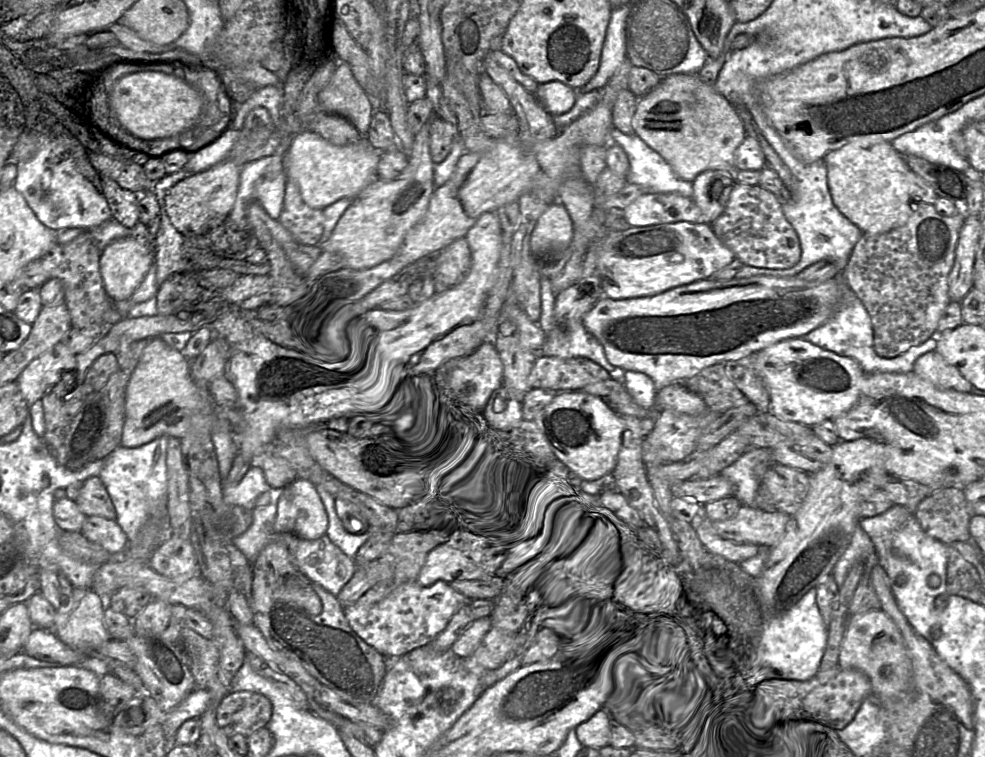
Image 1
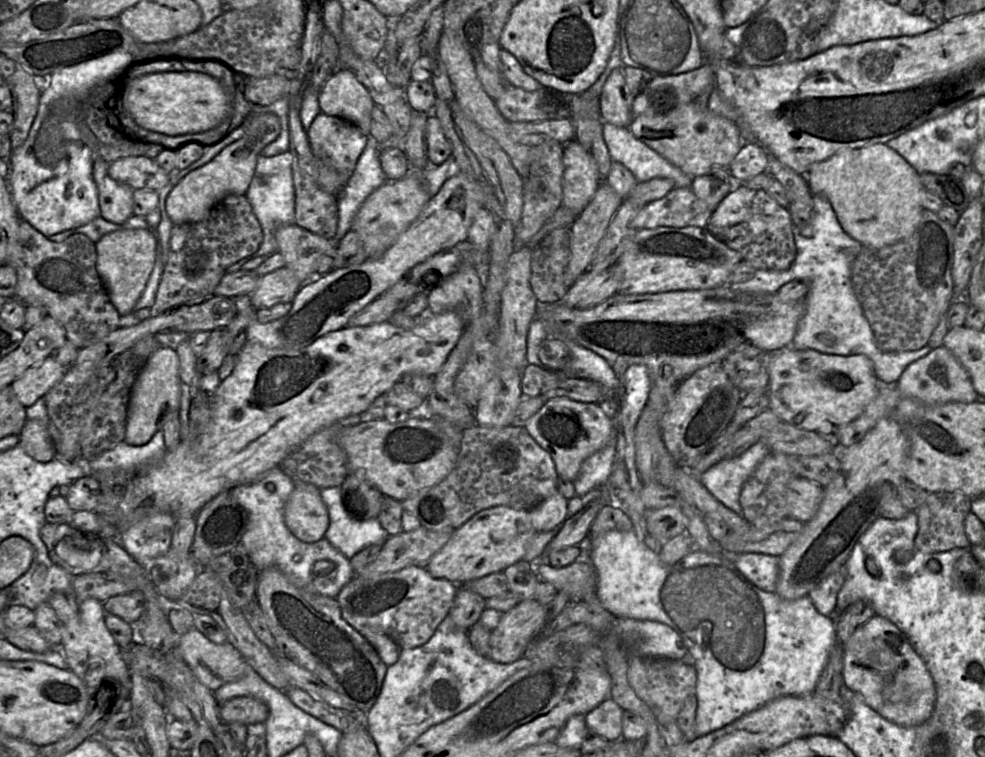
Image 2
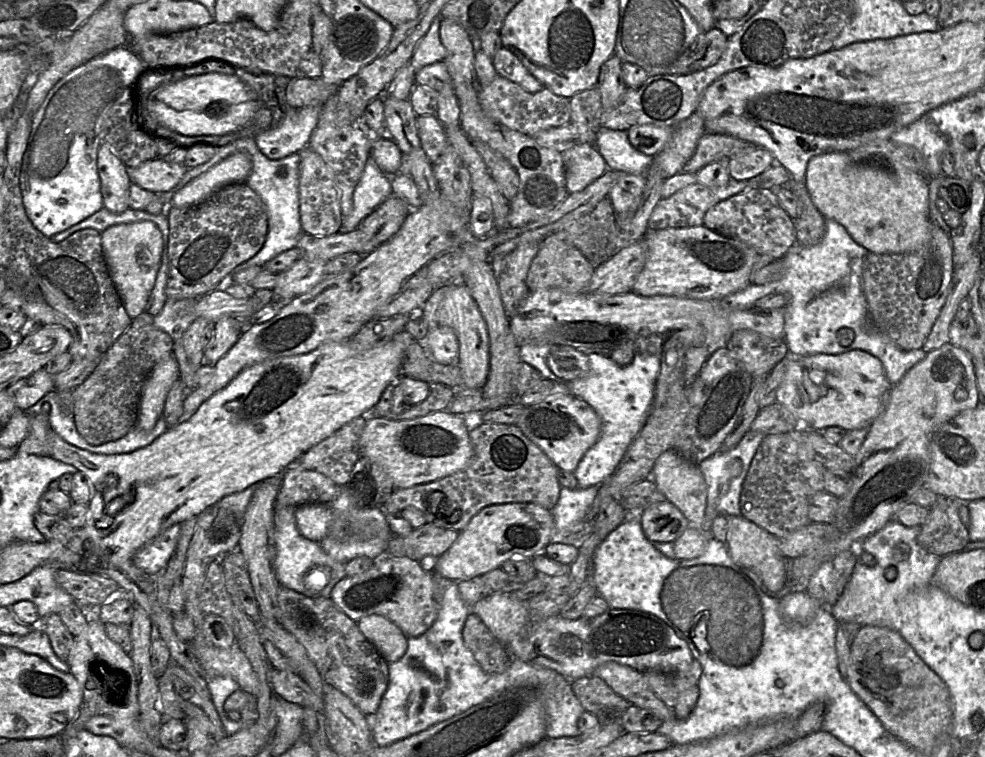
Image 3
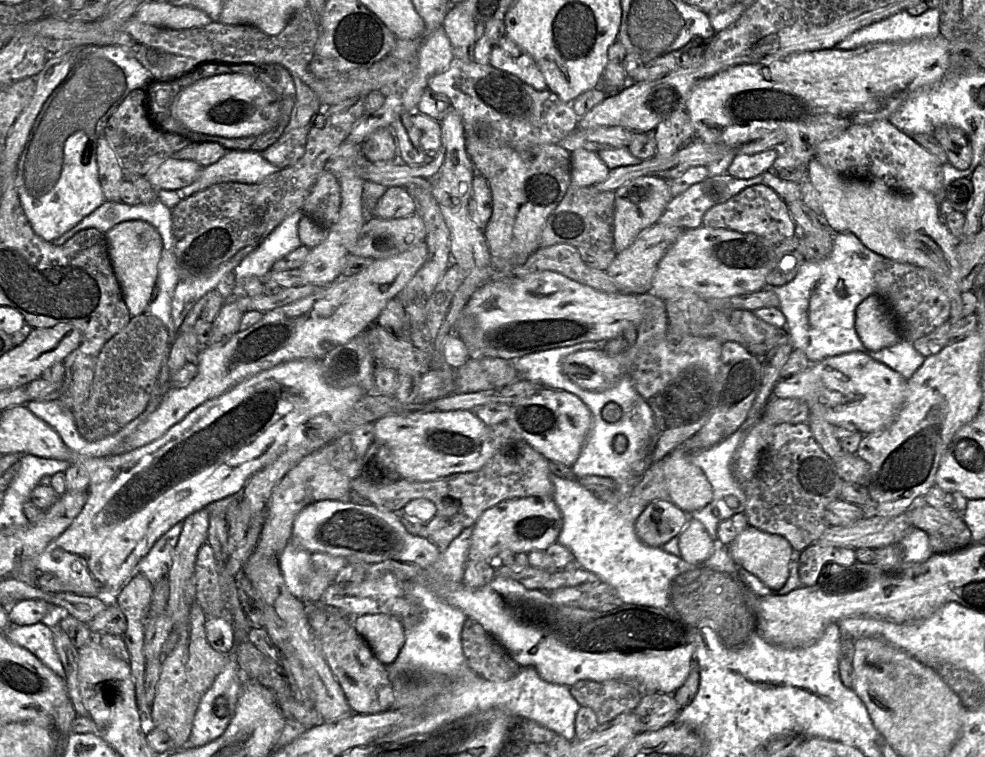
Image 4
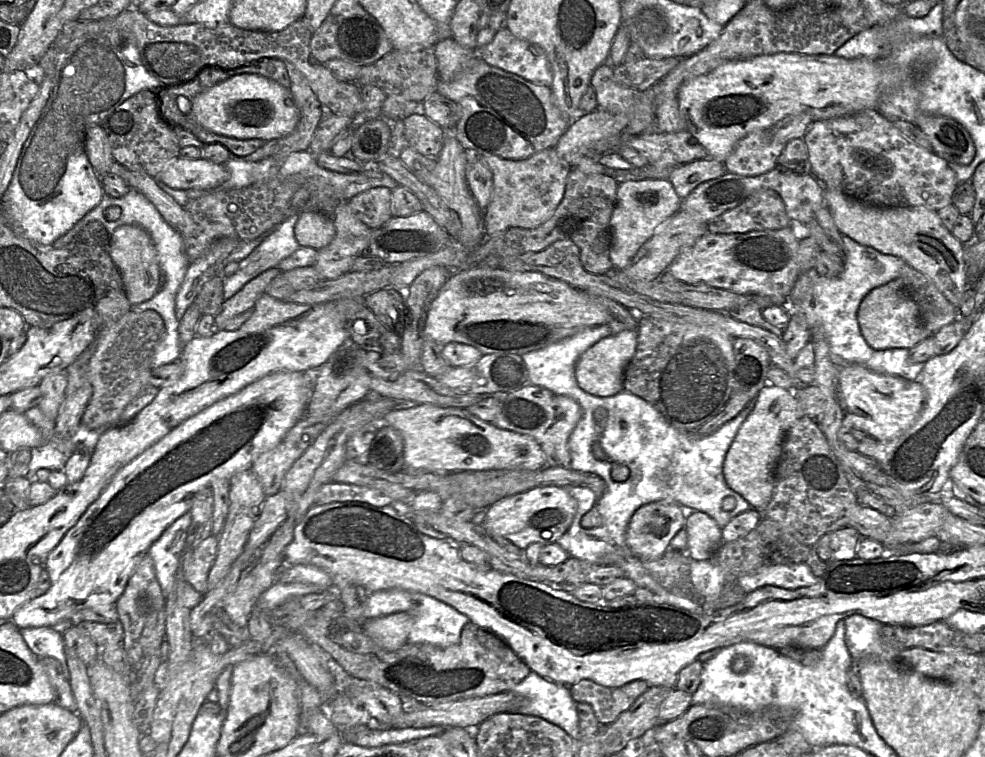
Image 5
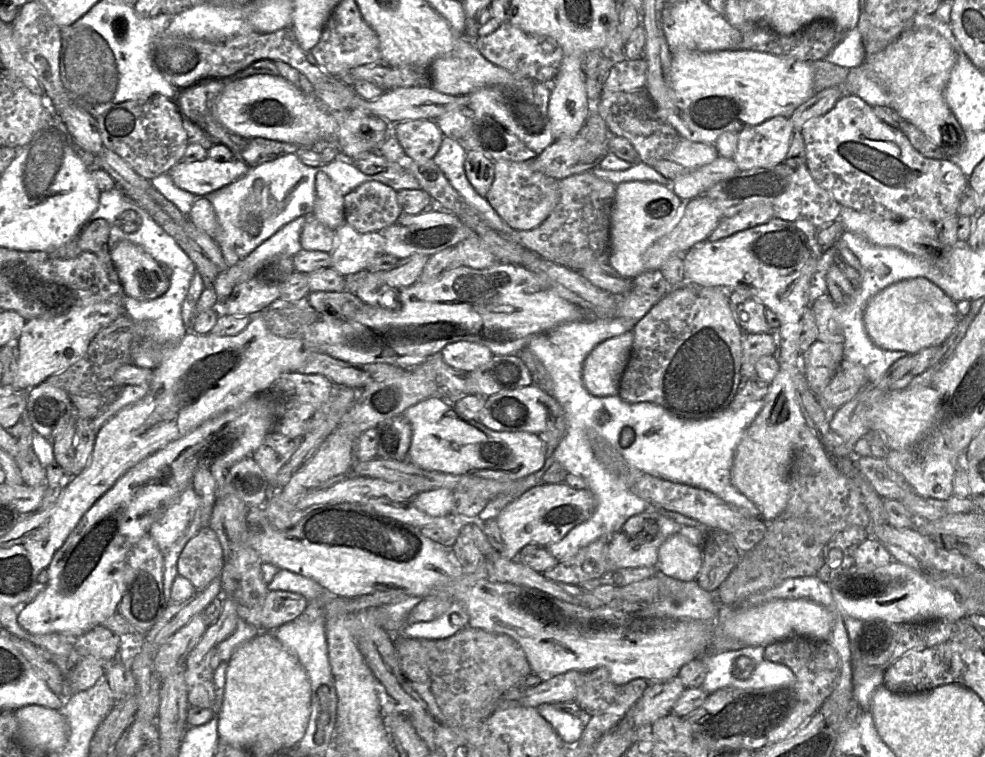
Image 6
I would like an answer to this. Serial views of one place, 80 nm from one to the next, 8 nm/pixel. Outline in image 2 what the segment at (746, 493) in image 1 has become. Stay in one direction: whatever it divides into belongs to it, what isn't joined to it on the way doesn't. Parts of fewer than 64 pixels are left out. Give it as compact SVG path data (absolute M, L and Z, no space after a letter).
M759 440L743 454L722 459L699 474L698 479L718 501L743 515L740 504L742 487L770 452L766 443Z

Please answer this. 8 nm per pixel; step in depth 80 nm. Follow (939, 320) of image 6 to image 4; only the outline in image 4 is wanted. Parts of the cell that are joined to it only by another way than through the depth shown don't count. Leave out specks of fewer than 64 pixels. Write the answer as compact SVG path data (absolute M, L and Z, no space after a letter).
M878 293L869 295L857 306L855 330L864 346L872 351L879 351L903 340L888 304Z

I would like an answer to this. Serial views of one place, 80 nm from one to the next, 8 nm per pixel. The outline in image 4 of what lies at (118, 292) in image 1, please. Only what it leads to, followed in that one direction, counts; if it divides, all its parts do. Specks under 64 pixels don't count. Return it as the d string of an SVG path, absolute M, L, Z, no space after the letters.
M131 220L111 228L106 233L106 239L109 258L130 315L133 317L143 314L157 281L162 238L157 229L148 222Z

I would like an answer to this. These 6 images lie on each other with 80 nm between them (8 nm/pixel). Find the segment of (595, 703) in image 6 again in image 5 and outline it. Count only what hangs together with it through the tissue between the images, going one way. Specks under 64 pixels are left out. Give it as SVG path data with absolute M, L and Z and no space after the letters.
M583 679L569 686L576 703L589 704L602 726L614 722L629 709L649 685L642 680L632 681L618 688L610 688L592 680Z

